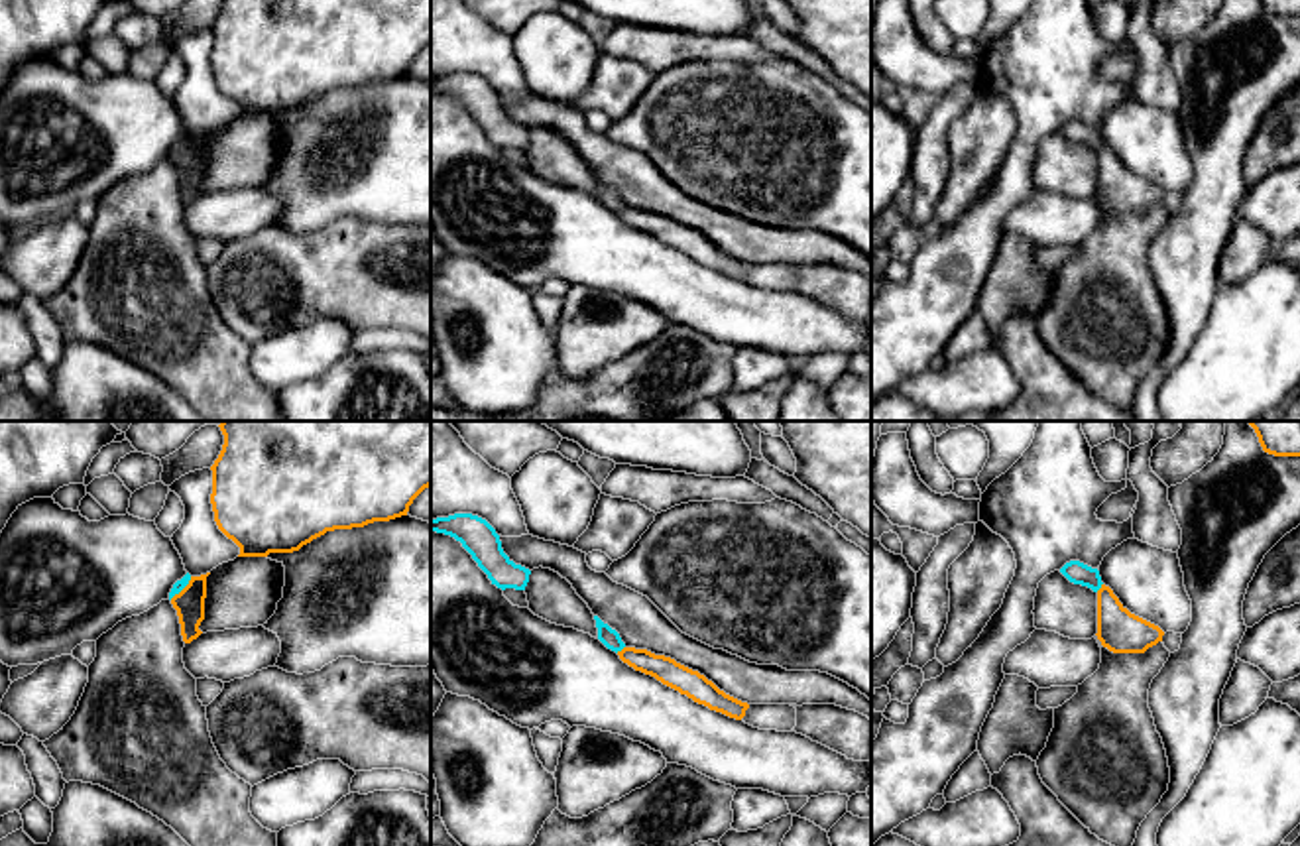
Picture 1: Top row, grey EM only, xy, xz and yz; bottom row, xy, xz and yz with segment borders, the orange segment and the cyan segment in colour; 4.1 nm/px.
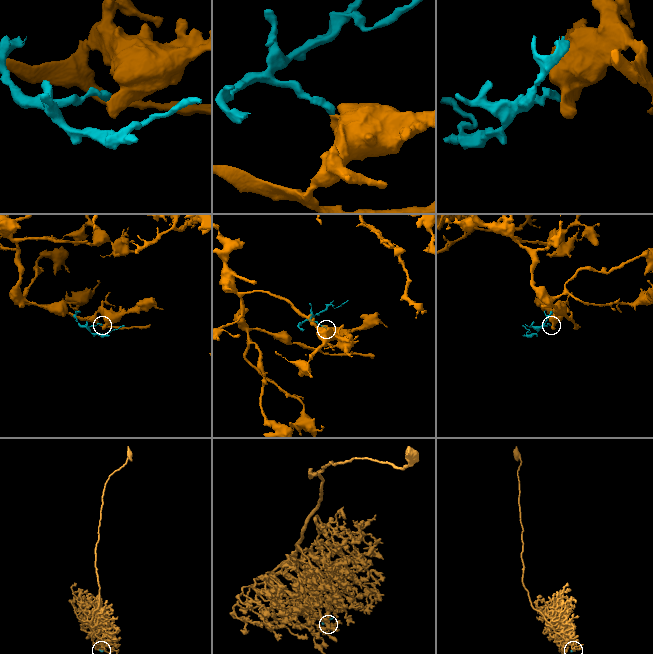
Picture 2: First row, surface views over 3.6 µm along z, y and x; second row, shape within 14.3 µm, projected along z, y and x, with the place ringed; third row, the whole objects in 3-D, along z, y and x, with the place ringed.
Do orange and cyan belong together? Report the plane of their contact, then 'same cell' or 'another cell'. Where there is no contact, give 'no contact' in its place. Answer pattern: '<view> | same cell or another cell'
xy | another cell

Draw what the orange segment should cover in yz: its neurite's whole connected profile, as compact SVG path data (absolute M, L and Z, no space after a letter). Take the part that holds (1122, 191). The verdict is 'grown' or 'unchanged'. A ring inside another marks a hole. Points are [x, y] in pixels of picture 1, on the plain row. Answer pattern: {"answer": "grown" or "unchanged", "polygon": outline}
{"answer": "unchanged", "polygon": "M1105 144L1097 150L1097 199L1113 212L1145 212L1164 191L1131 173Z"}

